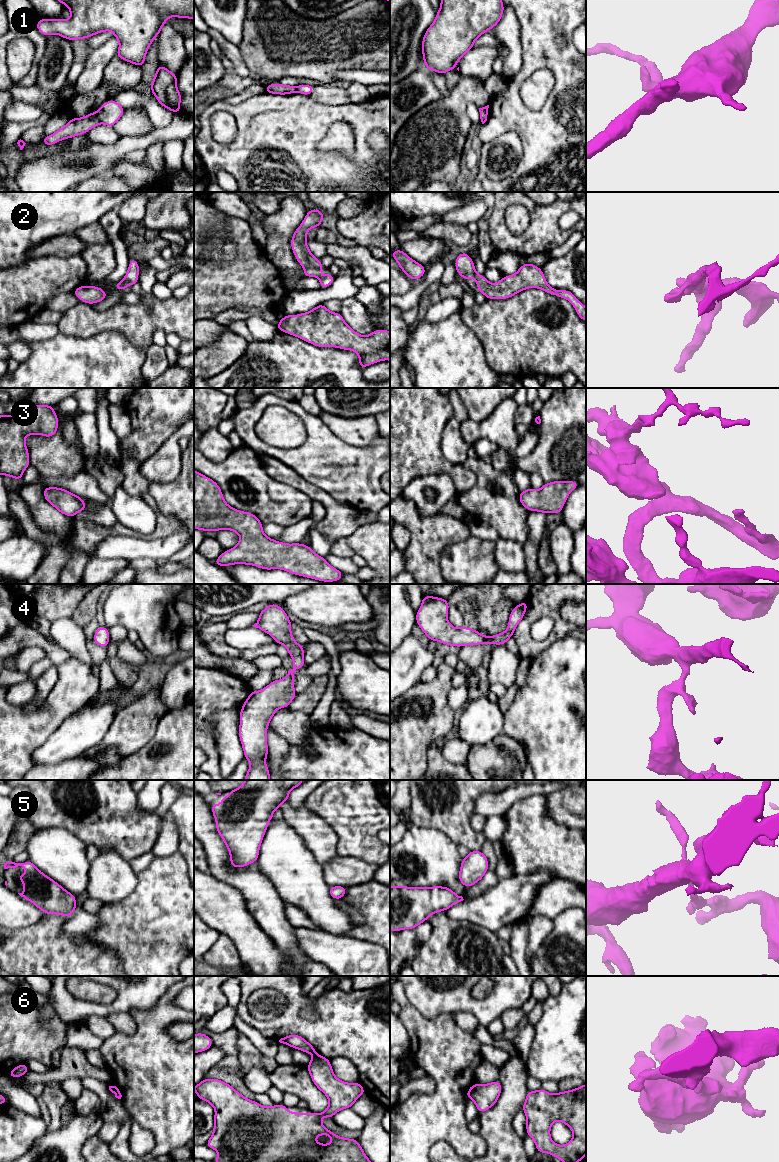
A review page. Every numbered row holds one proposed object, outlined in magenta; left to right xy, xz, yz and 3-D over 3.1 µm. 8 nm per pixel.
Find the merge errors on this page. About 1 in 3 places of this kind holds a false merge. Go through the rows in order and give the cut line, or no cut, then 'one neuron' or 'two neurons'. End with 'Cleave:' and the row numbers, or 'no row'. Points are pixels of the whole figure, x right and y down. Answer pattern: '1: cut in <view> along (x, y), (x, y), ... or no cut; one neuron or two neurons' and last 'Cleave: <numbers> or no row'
1: cut in xy along (96, 112), (100, 122); two neurons
2: no cut; one neuron
3: no cut; one neuron
4: no cut; one neuron
5: no cut; one neuron
6: cut in xz along (316, 1053), (314, 1055); two neurons
Cleave: 1, 6

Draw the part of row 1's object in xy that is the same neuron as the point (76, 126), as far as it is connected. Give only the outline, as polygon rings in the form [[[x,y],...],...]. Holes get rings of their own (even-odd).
[[[92,112],[81,118],[71,118],[70,121],[51,135],[44,137],[41,143],[47,147],[60,142],[63,139],[86,134],[89,130],[100,124],[97,112]]]

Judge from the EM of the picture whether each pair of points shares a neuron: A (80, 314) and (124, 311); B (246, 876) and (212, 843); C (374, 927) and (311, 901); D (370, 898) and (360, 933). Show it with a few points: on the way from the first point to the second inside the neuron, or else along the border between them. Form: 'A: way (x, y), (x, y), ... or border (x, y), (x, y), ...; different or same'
A: way (91, 317), (113, 317); same
B: way (233, 876), (228, 876), (219, 867), (218, 856); same
C: border (357, 925), (344, 935); different
D: way (370, 907), (369, 924); same

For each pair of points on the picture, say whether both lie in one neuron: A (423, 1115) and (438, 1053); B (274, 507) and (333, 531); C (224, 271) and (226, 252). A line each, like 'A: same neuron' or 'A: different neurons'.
A: same neuron
B: different neurons
C: different neurons

